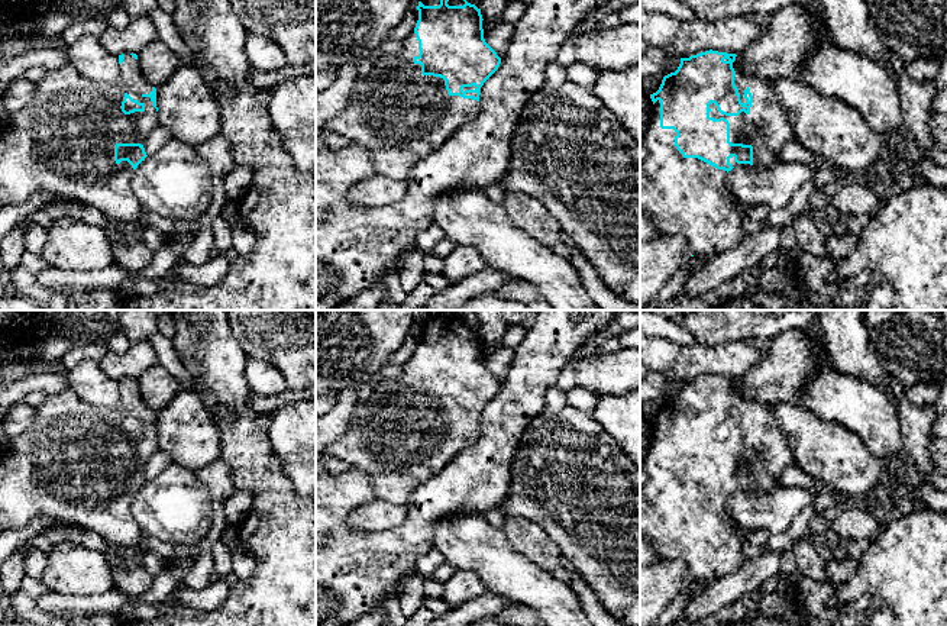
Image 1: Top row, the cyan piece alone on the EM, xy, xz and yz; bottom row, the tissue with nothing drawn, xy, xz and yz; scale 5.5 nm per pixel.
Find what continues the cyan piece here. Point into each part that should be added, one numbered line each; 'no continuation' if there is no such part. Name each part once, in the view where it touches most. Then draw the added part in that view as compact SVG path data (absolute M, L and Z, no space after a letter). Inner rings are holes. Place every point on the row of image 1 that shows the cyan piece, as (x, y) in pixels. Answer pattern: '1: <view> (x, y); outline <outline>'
1: yz (768, 129); outline M733 62L733 68L741 103L746 103L744 90L747 87L753 96L750 113L725 116L711 103L710 117L728 120L731 143L753 146L753 165L769 165L780 159L782 148L795 139L794 129L772 88L772 80L752 75L736 62Z

